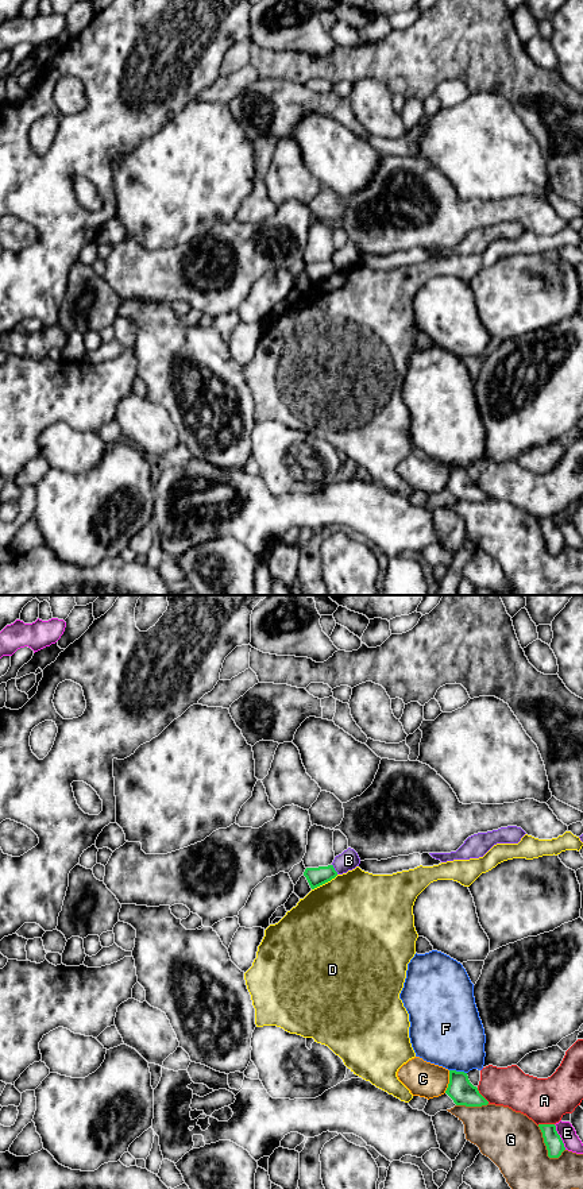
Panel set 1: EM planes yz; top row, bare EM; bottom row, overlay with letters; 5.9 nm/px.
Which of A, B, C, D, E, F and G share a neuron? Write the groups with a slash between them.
A / B / C / D / E / F / G

